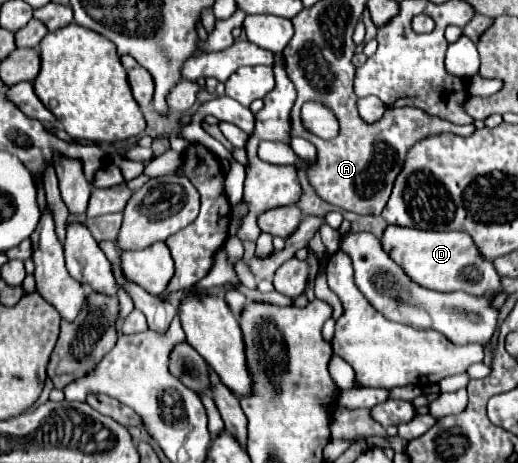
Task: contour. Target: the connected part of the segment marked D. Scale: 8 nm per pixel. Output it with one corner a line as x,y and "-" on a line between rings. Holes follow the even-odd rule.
389,226
381,238
385,252
409,274
411,280
423,288
437,292
455,292
463,290
473,296
497,294
501,292
499,274
493,262
487,262
477,250
471,236
465,232
425,232
401,226
-
469,268
469,270
465,270

